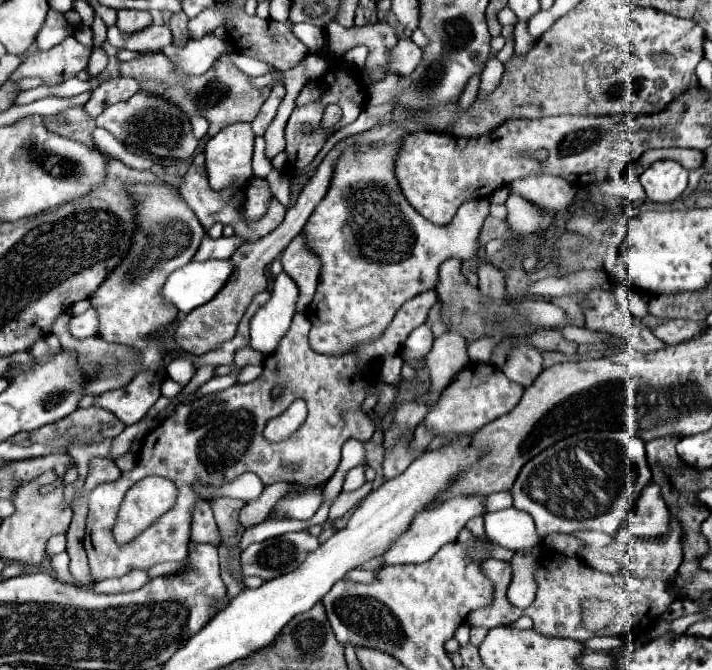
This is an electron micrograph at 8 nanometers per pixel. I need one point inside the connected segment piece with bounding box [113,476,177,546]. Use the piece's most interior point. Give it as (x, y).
(150, 498)

